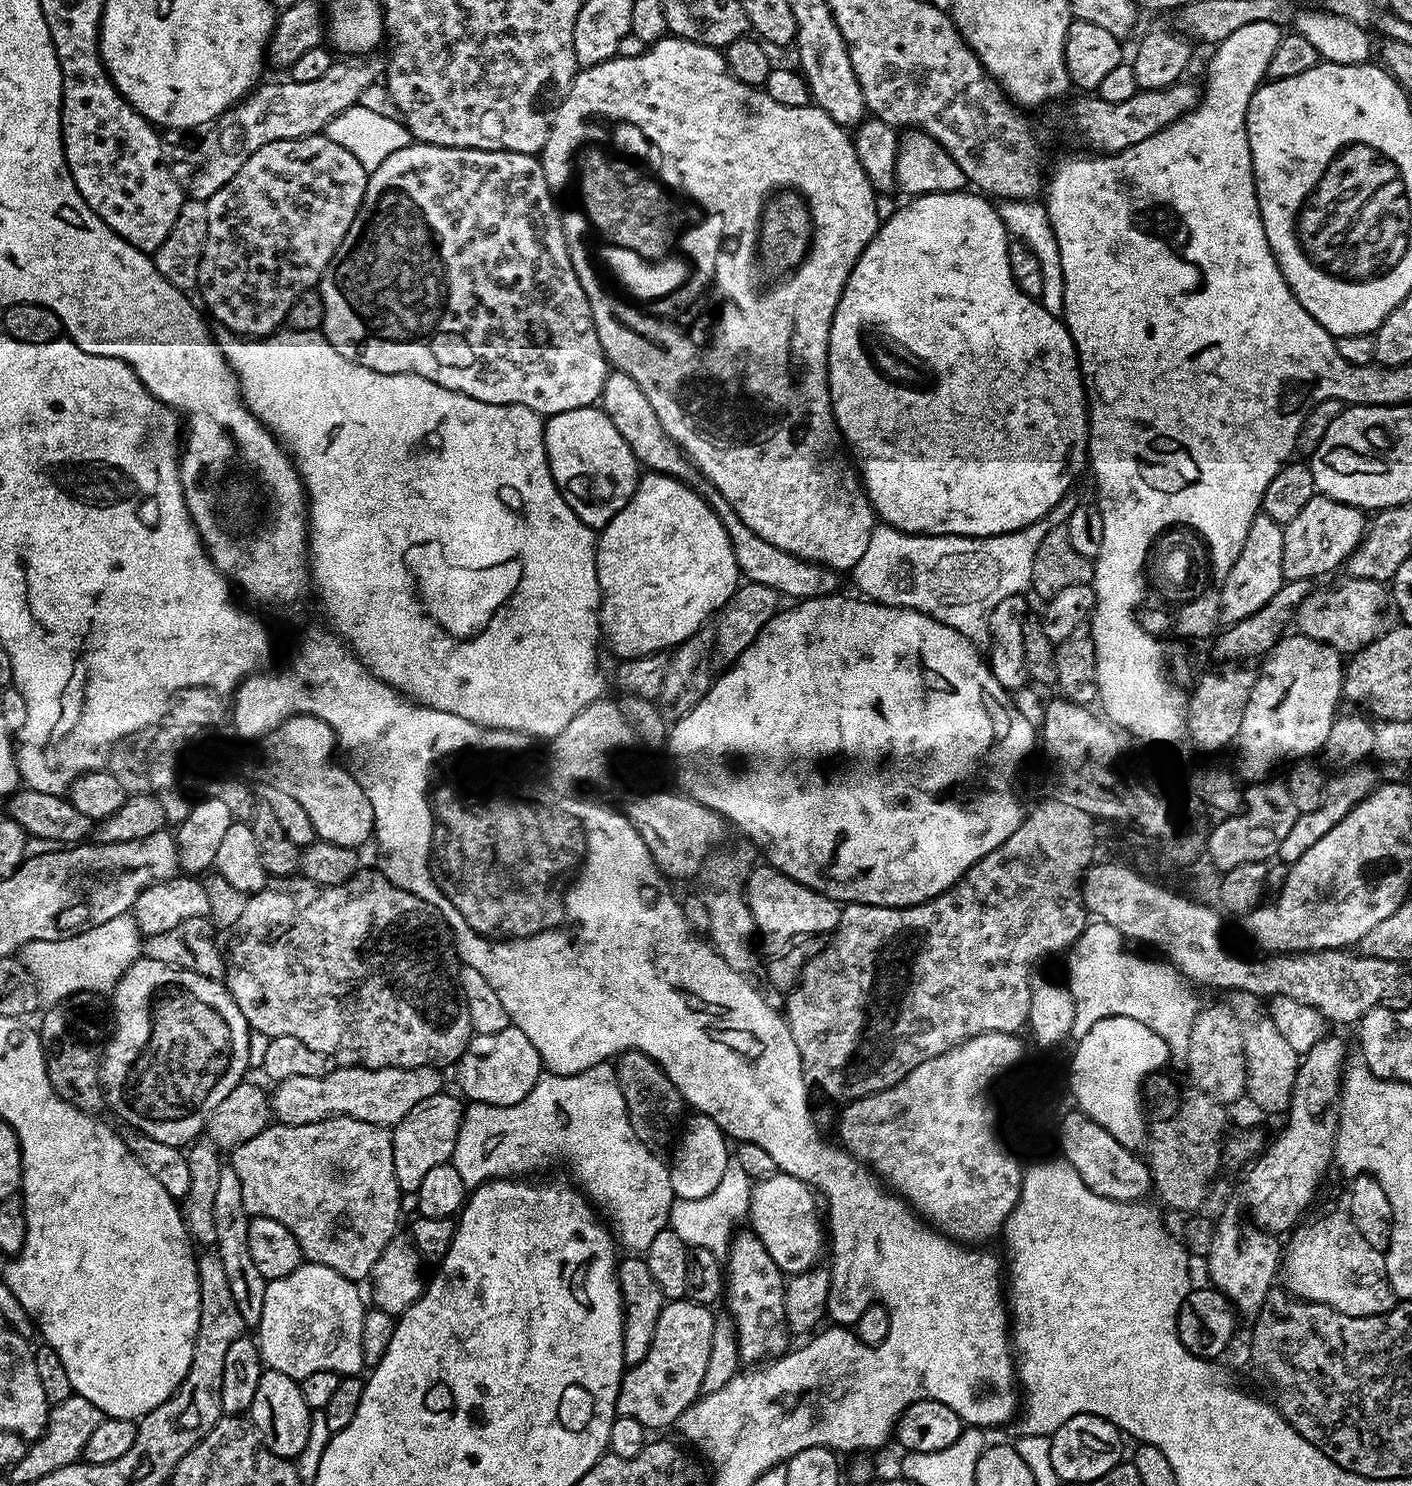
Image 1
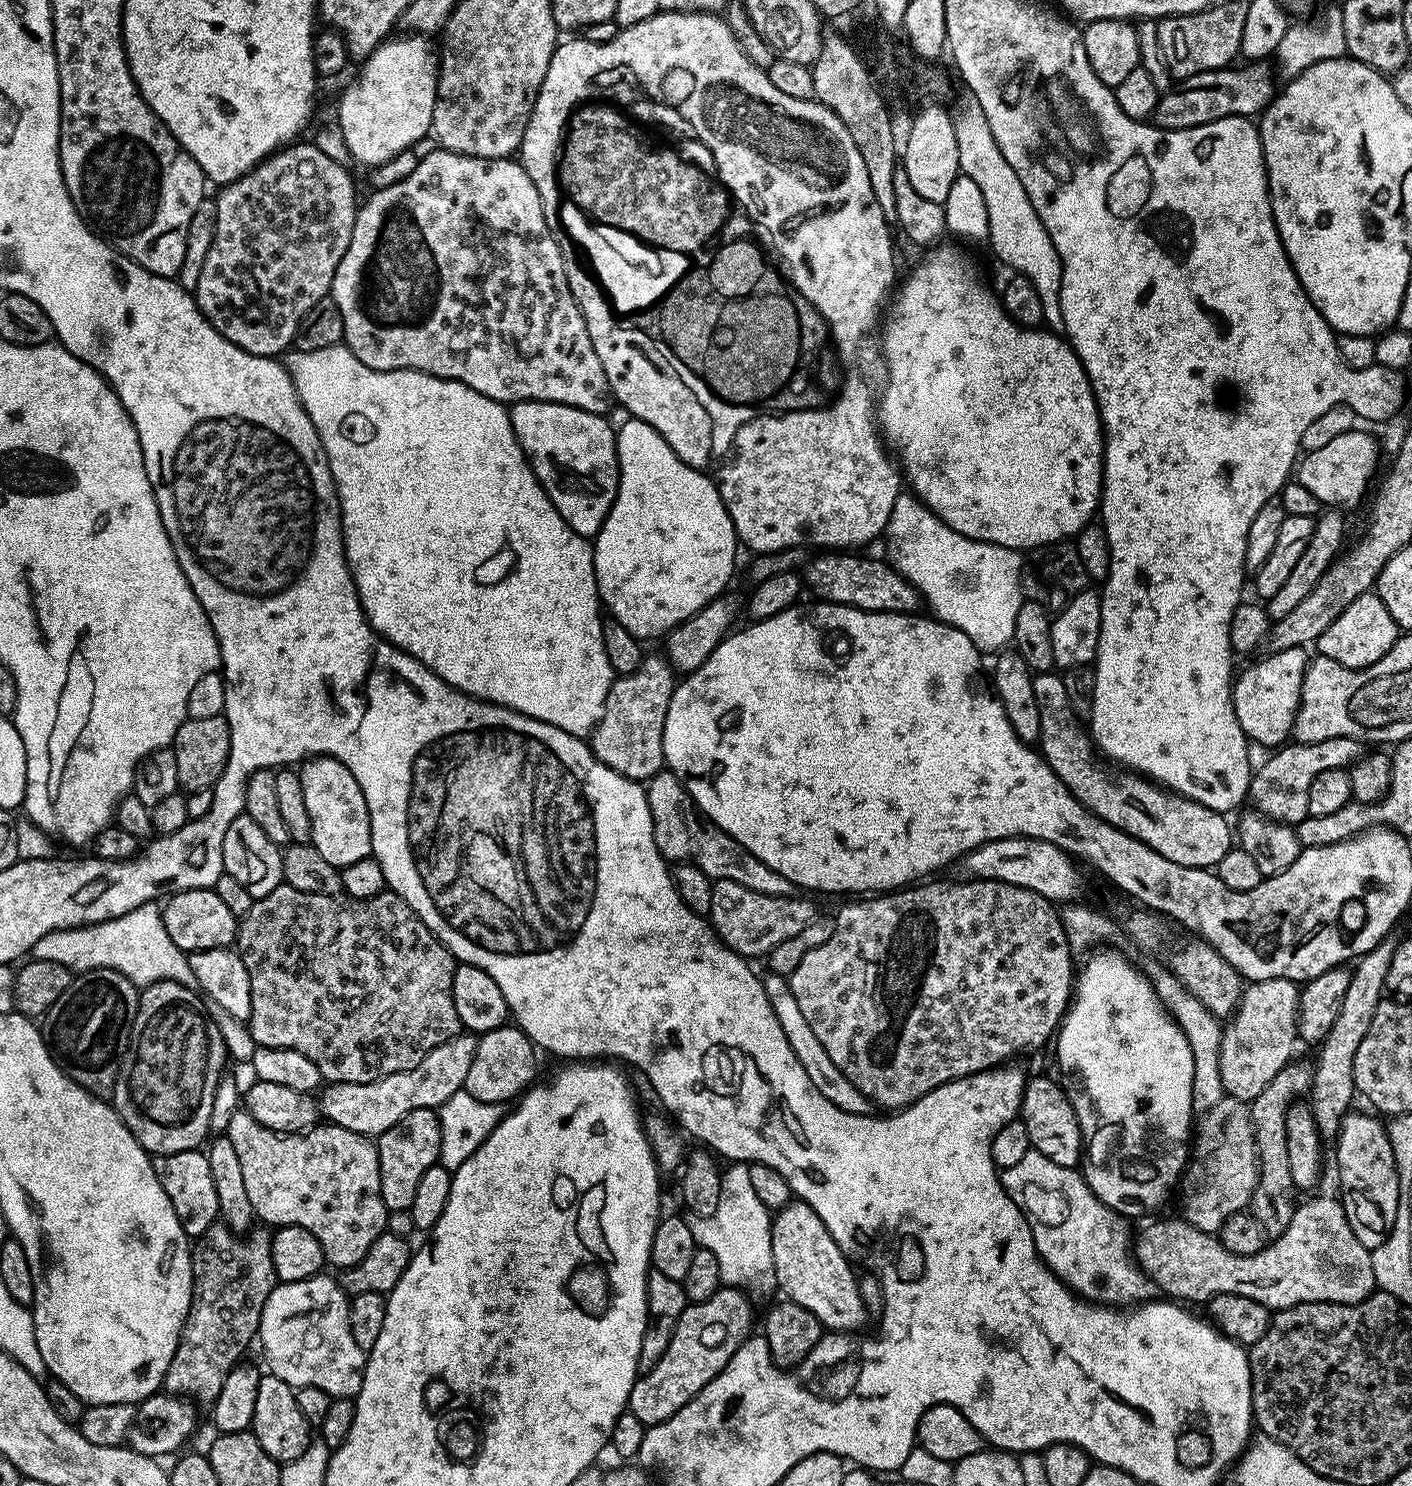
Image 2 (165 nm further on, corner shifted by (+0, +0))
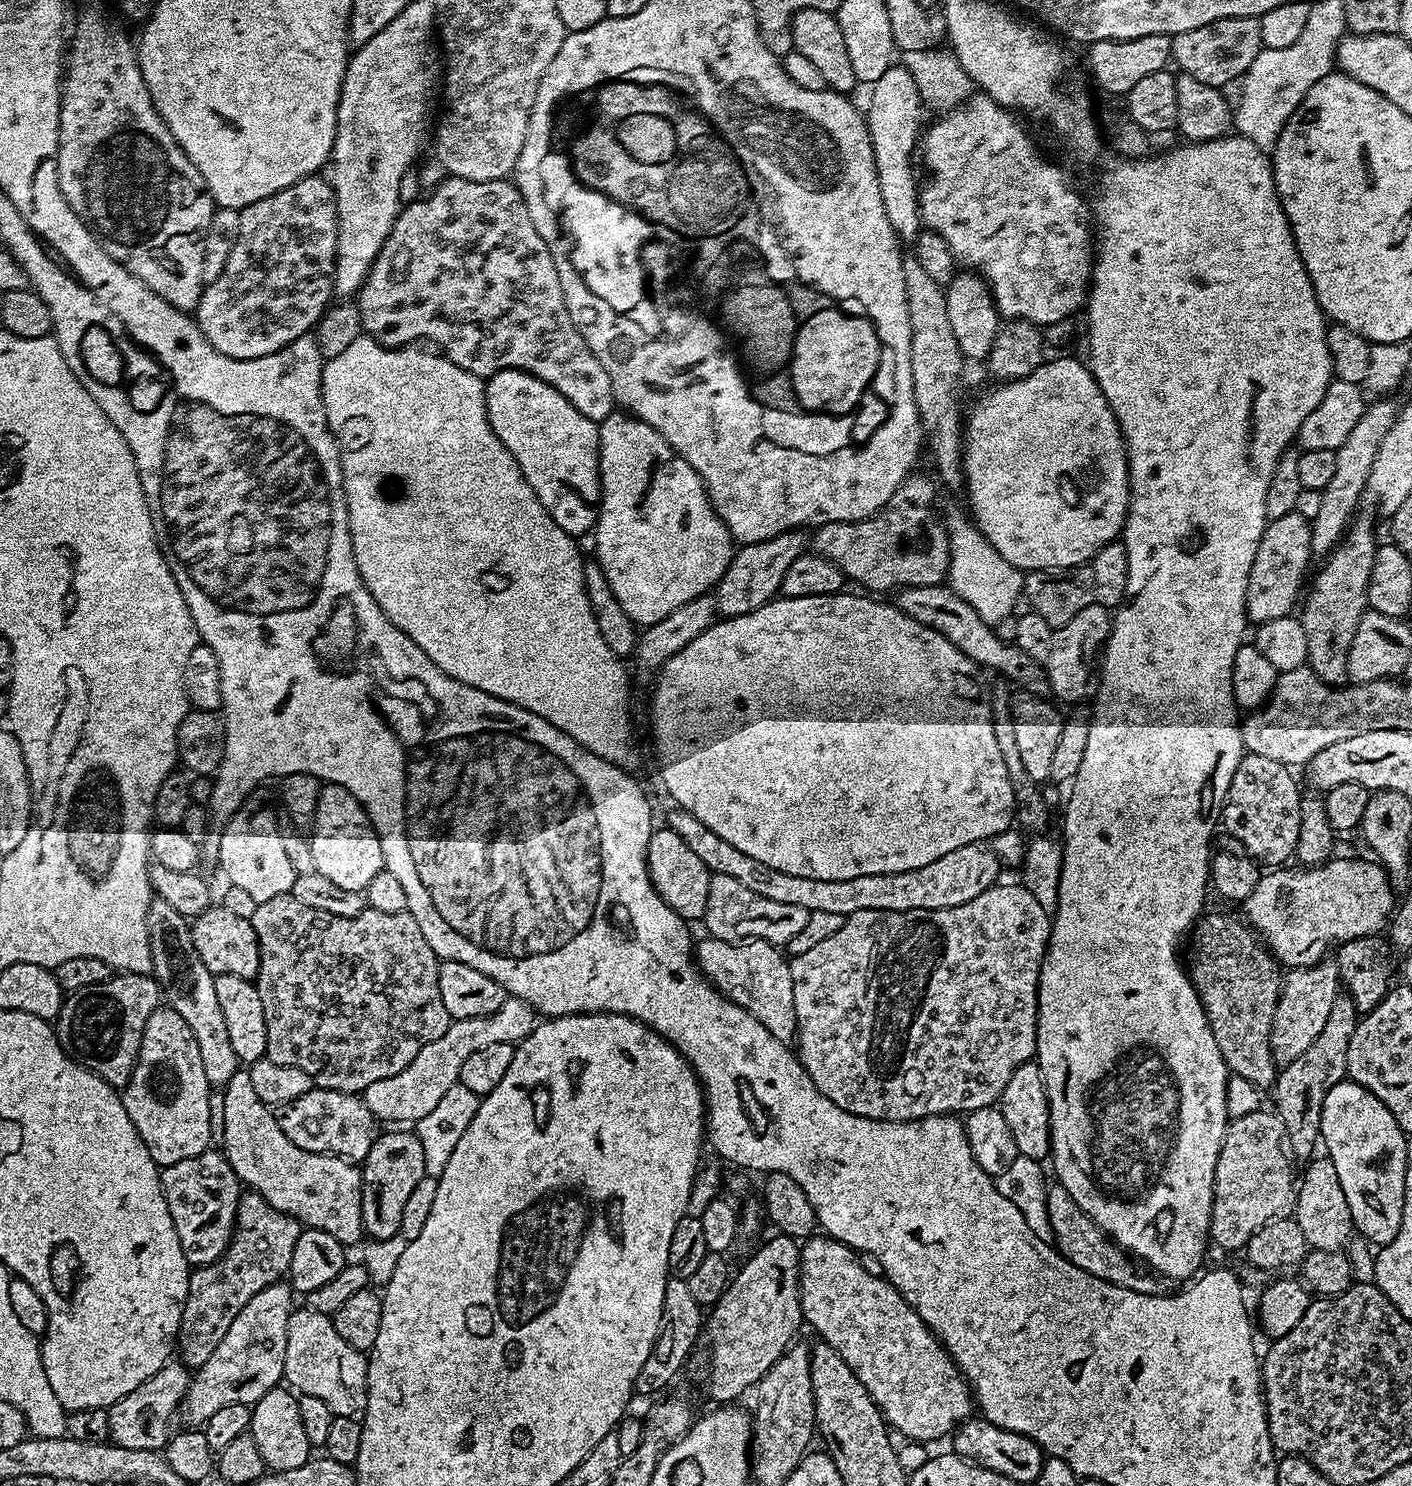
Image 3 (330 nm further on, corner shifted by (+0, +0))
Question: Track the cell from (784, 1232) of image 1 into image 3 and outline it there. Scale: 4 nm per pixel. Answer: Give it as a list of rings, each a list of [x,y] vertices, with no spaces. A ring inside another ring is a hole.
[[[827,1234],[809,1236],[800,1249],[800,1311],[807,1327],[809,1324],[823,1343],[842,1354],[846,1366],[854,1370],[858,1382],[862,1382],[880,1409],[880,1415],[904,1438],[919,1442],[940,1440],[943,1436],[945,1439],[973,1415],[974,1397],[968,1381],[932,1329],[922,1322],[891,1282],[883,1276],[866,1274],[859,1255]]]

